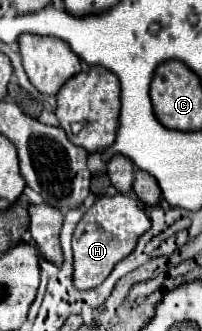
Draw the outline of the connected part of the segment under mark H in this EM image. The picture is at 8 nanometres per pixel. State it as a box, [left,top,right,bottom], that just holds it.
[72,195,150,289]

